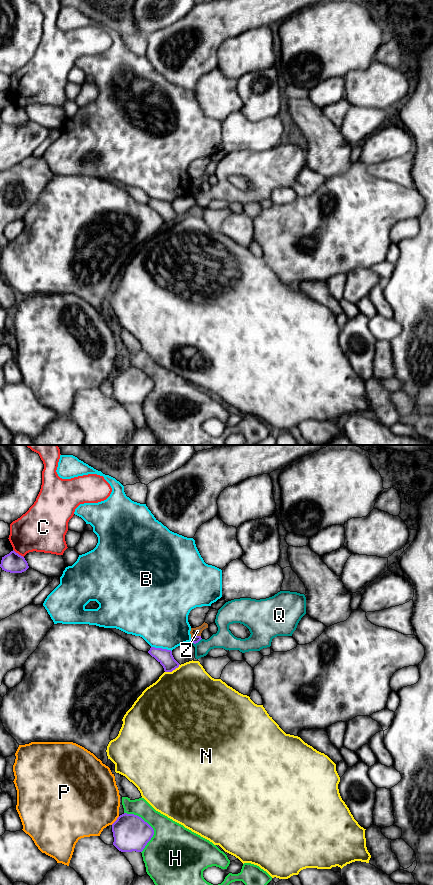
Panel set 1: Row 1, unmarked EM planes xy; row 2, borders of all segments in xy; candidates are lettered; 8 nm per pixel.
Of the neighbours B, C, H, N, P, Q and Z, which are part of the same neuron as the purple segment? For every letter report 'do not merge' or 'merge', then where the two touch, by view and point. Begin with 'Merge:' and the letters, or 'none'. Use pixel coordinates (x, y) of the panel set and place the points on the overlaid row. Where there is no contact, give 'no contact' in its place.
Merge: none
B: do not merge; meets purple in xy at (161, 648)
C: do not merge; meets purple in xy at (17, 553)
H: do not merge; meets purple in xy at (150, 826)
N: do not merge; meets purple in xy at (172, 670)
P: do not merge; meets purple in xy at (116, 820)
Q: do not merge; meets purple in xy at (196, 642)
Z: do not merge; meets purple in xy at (195, 636)

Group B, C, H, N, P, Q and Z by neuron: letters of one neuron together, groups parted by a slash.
B / C / H / N / P / Q / Z

